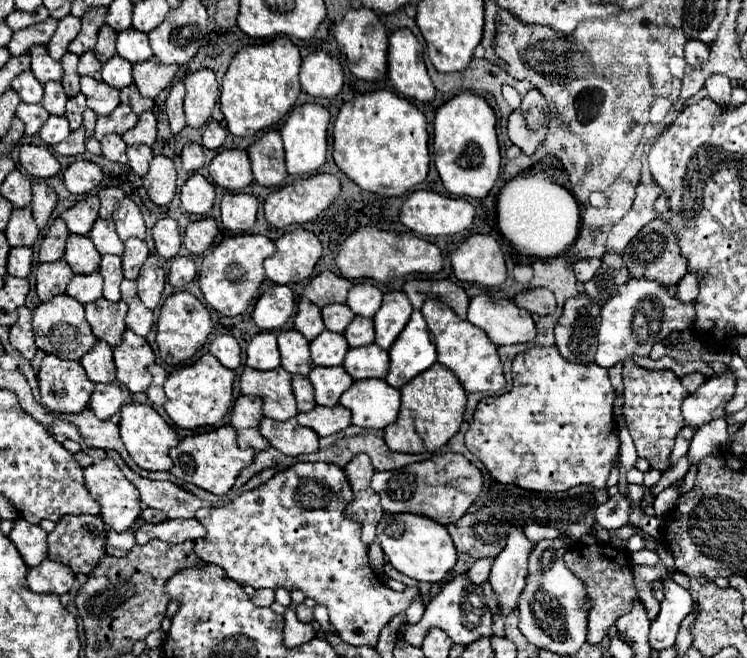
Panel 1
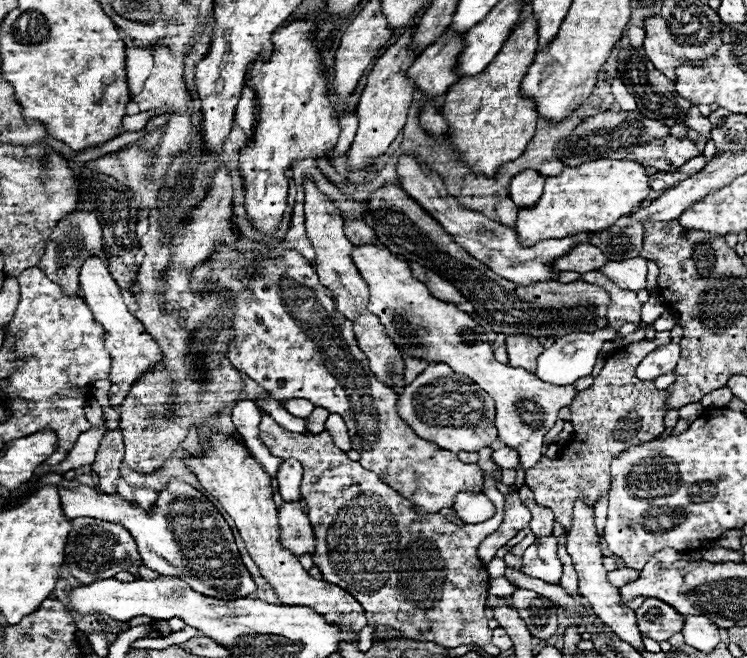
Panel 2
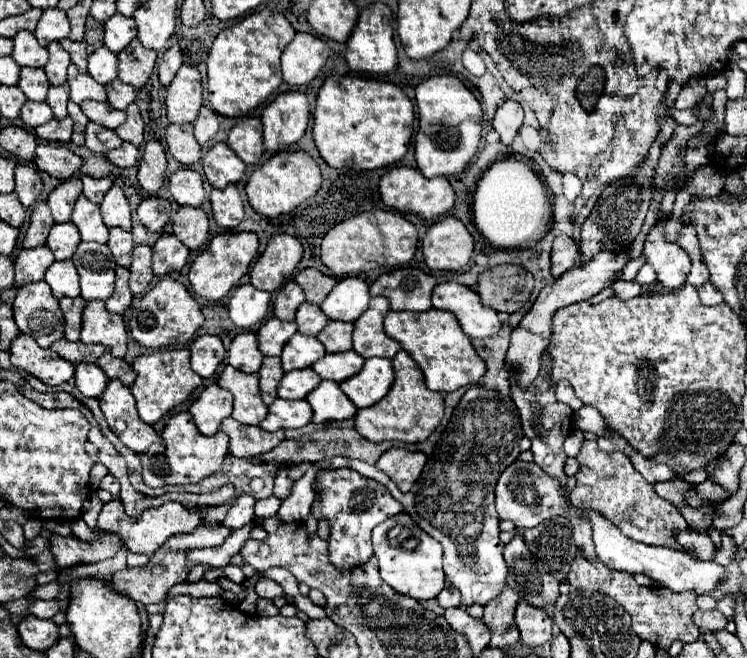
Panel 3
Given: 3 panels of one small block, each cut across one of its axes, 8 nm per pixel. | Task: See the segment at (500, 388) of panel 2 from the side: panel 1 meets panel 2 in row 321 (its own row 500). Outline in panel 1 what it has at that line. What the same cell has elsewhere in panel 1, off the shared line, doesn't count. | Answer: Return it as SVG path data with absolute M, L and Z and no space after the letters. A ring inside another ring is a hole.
M448 452L400 470L376 472L372 476L372 488L380 496L380 504L386 512L412 512L428 516L440 524L448 524L456 522L470 510L482 490L482 474L464 456Z

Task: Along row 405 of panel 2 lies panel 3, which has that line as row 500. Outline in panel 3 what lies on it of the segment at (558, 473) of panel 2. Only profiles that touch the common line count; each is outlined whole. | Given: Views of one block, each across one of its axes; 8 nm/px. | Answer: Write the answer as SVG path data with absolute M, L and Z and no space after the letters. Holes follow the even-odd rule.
M586 440L576 460L580 462L580 470L576 474L576 488L570 492L570 502L574 506L590 506L606 514L606 518L610 518L622 530L624 536L636 542L644 542L650 546L666 546L684 552L684 548L676 544L676 532L690 530L688 522L682 518L676 506L656 496L652 484L642 478L642 474L632 466L624 452L606 454L598 450L594 440Z

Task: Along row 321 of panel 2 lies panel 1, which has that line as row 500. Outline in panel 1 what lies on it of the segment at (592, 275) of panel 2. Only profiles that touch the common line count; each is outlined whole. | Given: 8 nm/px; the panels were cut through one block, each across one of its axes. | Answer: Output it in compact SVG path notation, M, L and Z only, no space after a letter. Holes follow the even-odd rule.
M628 484L628 496L618 492L608 502L600 504L600 508L596 508L596 522L606 530L626 526L628 518L632 514L632 508L636 504L640 504L642 496L644 496L644 486Z

